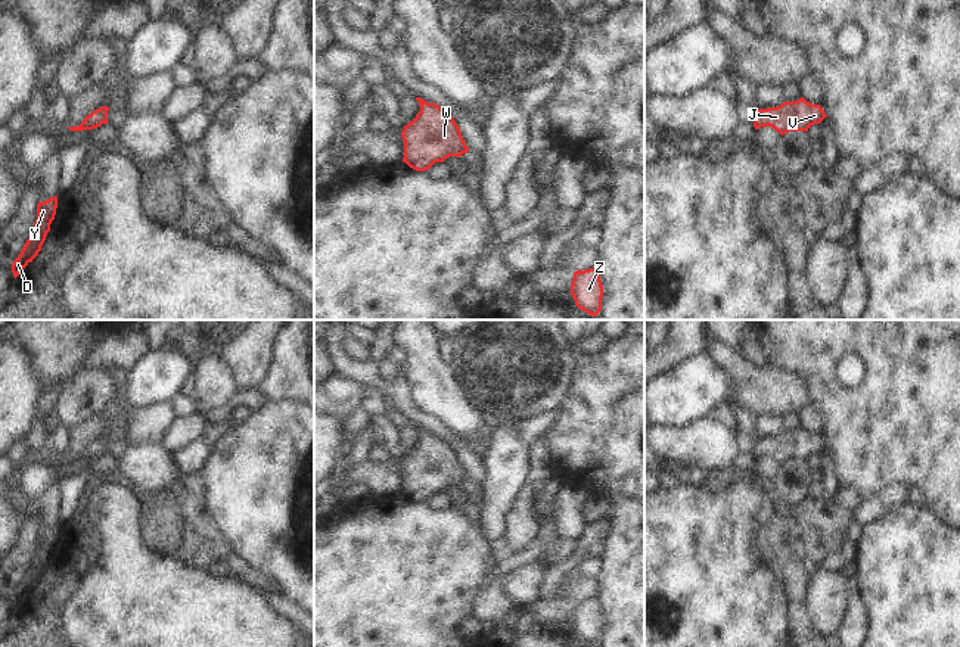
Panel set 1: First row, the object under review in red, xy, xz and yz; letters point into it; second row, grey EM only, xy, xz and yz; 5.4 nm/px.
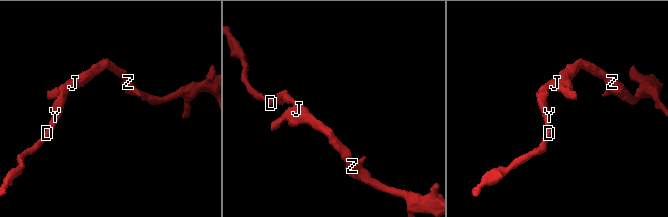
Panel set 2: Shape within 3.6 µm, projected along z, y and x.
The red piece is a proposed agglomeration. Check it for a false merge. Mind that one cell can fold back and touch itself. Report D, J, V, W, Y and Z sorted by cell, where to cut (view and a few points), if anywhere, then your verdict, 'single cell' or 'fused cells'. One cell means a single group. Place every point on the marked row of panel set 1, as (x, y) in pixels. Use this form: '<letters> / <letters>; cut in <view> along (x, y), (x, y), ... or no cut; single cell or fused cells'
D J V W Y Z; no cut; single cell

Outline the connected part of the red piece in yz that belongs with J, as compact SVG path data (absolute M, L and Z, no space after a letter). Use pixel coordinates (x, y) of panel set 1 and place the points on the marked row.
M804 97L795 102L783 102L777 108L758 109L754 127L771 127L782 136L789 131L808 131L820 124L827 115L820 105L813 105Z

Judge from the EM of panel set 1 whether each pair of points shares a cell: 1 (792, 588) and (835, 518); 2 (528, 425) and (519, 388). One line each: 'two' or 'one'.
1: one
2: two

